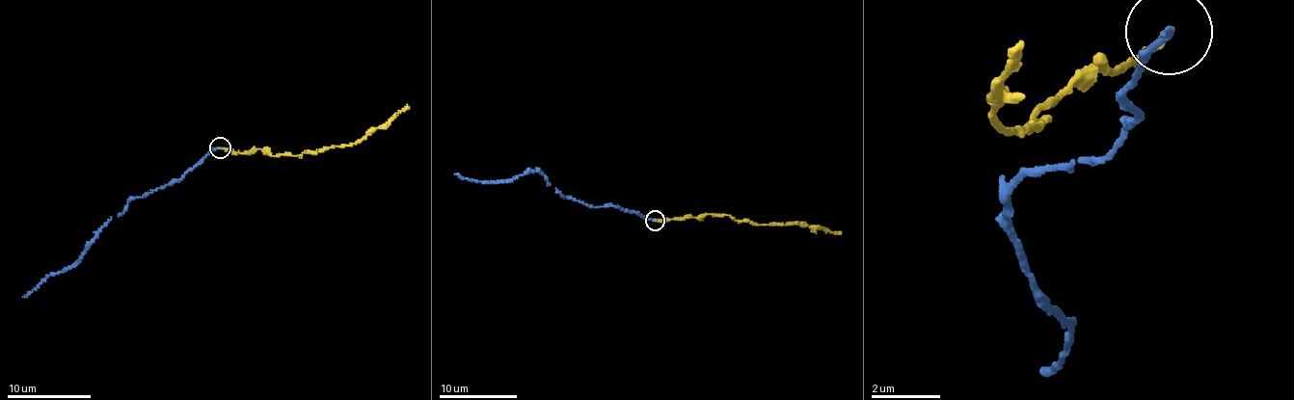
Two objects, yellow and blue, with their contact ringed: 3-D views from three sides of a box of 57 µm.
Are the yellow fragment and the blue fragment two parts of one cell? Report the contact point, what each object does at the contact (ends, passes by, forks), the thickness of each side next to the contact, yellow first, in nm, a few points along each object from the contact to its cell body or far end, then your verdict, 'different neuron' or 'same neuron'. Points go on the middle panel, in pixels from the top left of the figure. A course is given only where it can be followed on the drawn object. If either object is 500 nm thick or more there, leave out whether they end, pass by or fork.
place (655, 221); yellow ends; blue ends; calibres 220 and 110 nm; course yellow (655, 221), (702, 218), (707, 214), (730, 215), (737, 220), (759, 225), (818, 226), (841, 233); course blue (657, 219), (646, 219), (615, 205), (592, 206), (564, 198), (537, 171), (495, 181), (475, 182), (454, 173); same neuron

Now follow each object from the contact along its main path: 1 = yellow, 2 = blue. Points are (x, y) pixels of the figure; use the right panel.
1: (1172, 33), (1119, 76), (1100, 64), (1028, 132), (1037, 123), (1001, 130), (989, 94), (1016, 49)
2: (1161, 35), (1172, 30), (1118, 99), (1144, 114), (1124, 135), (1008, 196), (1019, 258), (1076, 331), (1046, 371)

